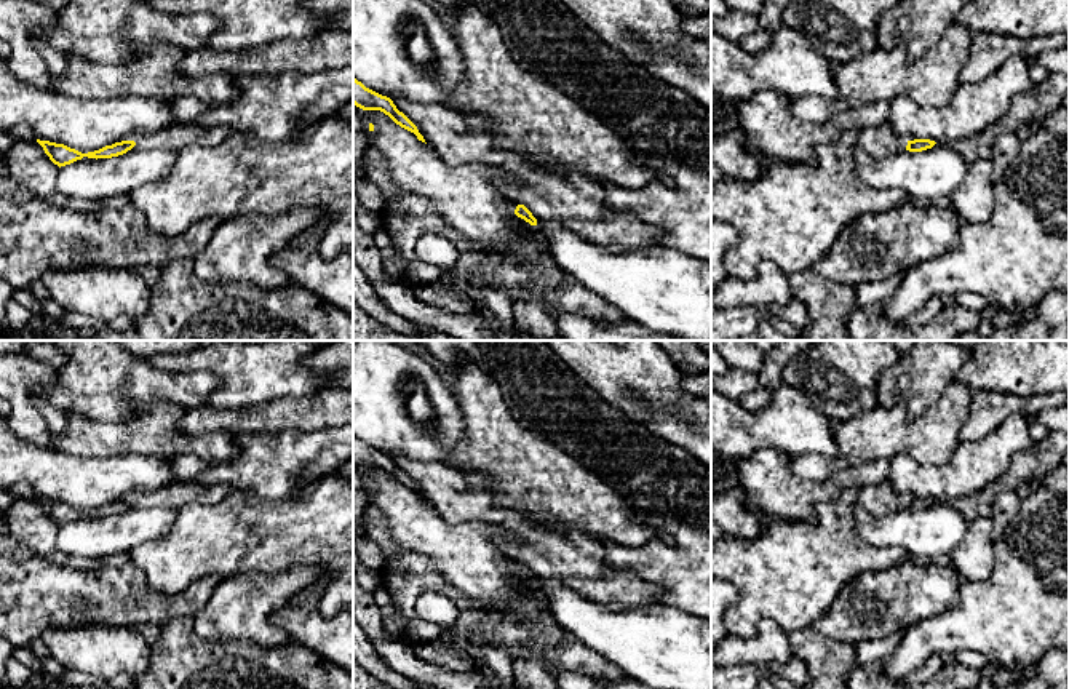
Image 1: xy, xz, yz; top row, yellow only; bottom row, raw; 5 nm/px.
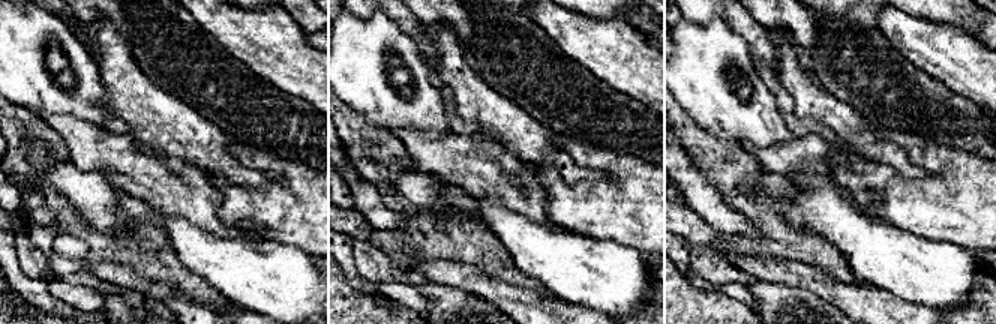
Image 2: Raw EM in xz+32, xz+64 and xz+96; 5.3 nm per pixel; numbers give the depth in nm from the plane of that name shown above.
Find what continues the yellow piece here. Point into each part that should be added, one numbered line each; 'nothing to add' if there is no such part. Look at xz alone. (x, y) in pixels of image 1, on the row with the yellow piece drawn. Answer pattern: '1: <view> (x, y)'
nothing to add

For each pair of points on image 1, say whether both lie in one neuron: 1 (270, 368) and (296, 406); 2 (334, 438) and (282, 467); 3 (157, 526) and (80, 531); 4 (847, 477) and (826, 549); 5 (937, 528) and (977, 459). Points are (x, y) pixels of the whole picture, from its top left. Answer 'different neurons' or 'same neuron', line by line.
1: different neurons
2: same neuron
3: same neuron
4: different neurons
5: different neurons

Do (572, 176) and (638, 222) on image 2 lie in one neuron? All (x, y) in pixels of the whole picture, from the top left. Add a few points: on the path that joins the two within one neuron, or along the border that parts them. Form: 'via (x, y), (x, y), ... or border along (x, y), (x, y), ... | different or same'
border along (548, 165), (567, 182), (602, 177) | different

